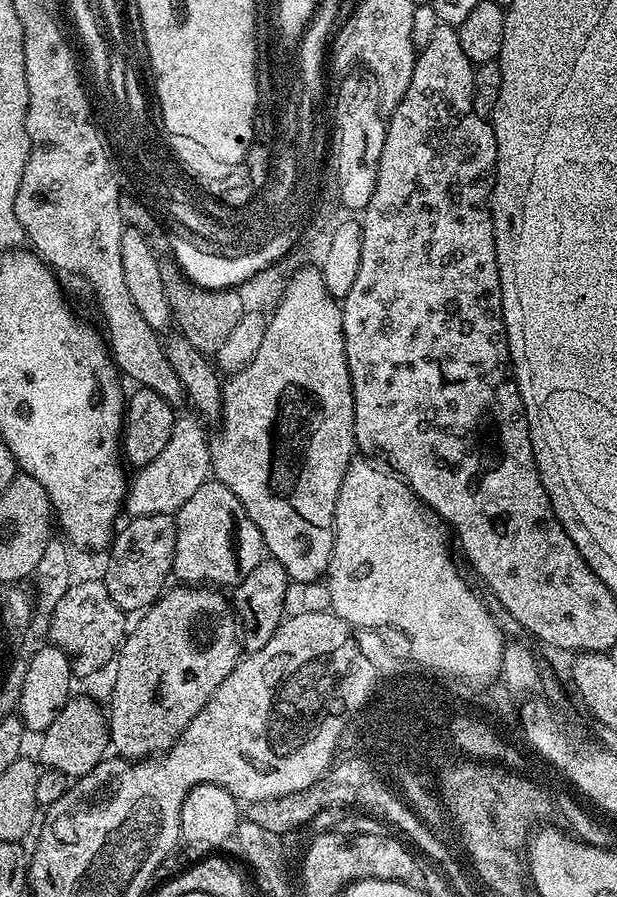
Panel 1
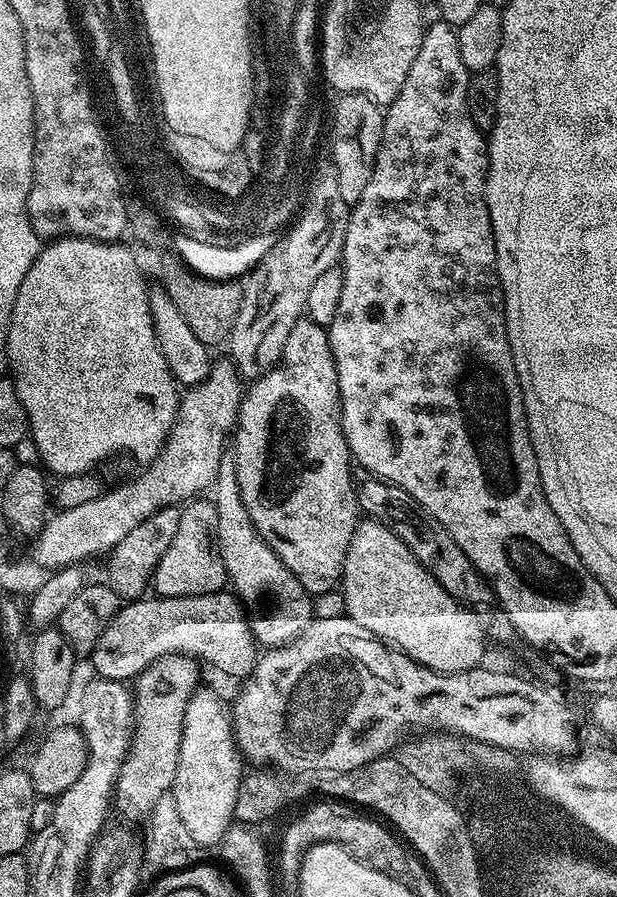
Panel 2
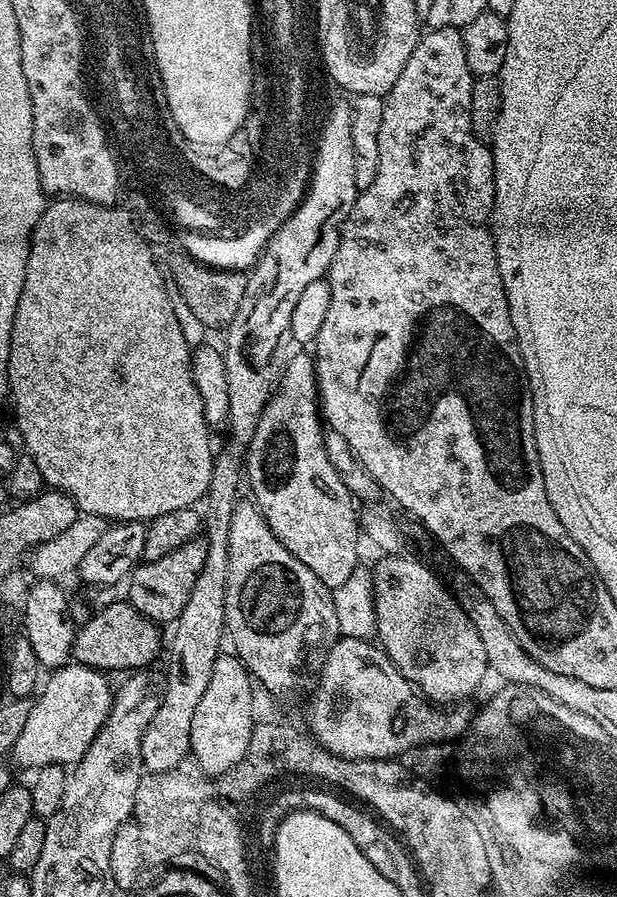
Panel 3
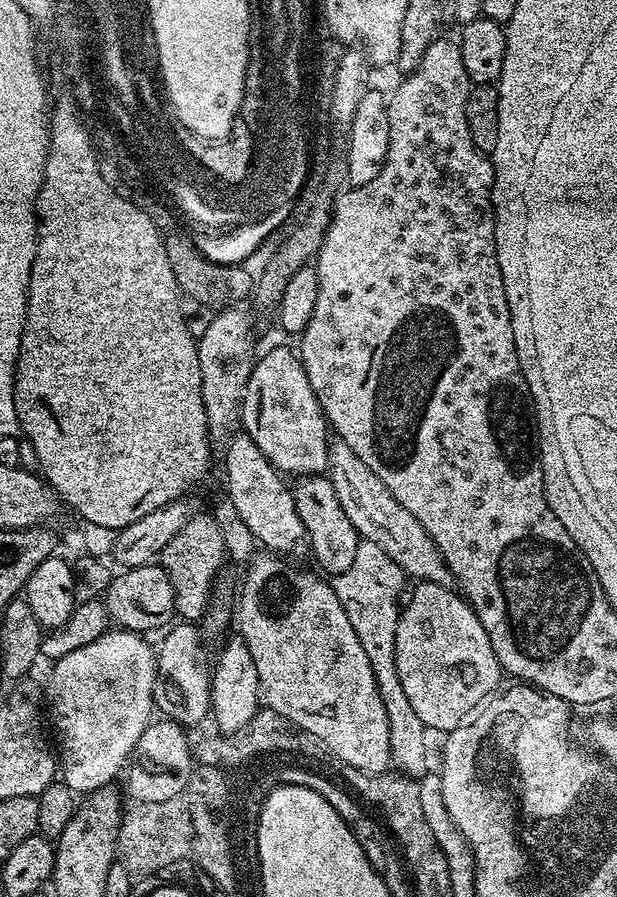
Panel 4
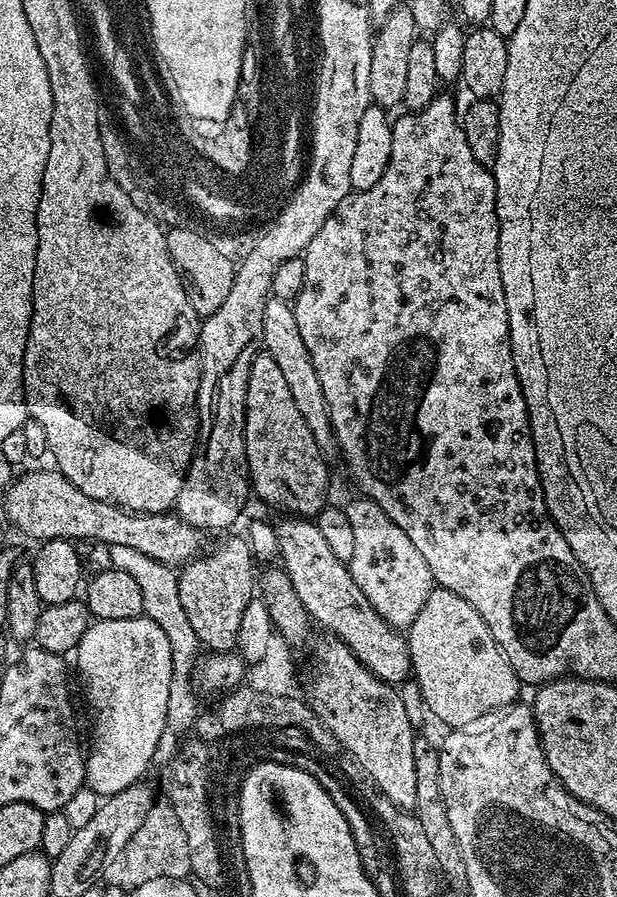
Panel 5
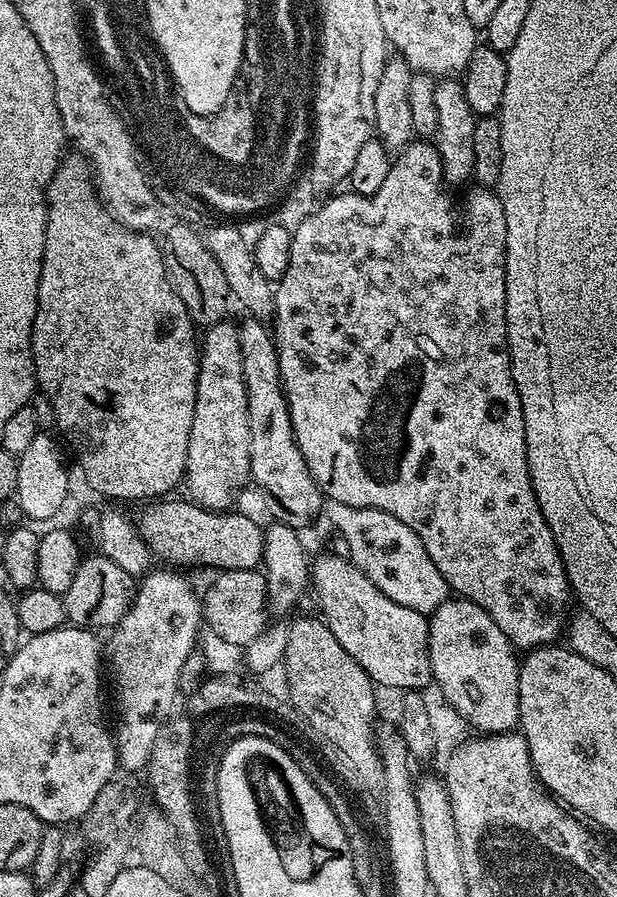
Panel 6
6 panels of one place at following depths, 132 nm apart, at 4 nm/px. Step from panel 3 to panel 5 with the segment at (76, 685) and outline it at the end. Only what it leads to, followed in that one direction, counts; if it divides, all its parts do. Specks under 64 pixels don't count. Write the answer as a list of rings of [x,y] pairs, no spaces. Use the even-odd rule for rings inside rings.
[[[146,615],[135,616],[132,620],[114,620],[101,623],[99,626],[90,626],[86,634],[78,642],[74,650],[76,656],[76,668],[80,671],[80,680],[84,683],[84,696],[88,699],[88,704],[92,707],[92,752],[87,753],[84,761],[84,775],[87,787],[93,788],[100,795],[100,798],[107,798],[126,790],[130,785],[145,779],[144,771],[153,767],[154,746],[158,746],[158,738],[162,735],[162,726],[166,726],[166,701],[170,698],[170,682],[172,681],[172,655],[170,654],[170,641],[166,638],[166,633],[158,622],[154,622]]]

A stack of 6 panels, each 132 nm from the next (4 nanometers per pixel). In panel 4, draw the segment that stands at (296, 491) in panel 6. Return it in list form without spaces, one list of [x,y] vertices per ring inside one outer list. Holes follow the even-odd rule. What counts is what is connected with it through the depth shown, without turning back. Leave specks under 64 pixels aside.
[[[272,348],[264,357],[252,365],[252,373],[244,387],[244,398],[240,402],[239,423],[244,424],[243,431],[266,454],[266,458],[276,467],[277,472],[289,477],[307,478],[327,473],[328,446],[330,443],[330,425],[324,419],[324,411],[316,397],[316,392],[306,378],[304,363],[295,351],[288,348]]]

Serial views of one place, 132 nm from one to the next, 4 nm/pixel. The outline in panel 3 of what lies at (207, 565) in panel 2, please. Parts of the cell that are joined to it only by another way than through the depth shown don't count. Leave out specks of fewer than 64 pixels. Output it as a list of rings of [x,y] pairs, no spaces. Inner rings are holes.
[[[203,539],[187,540],[178,550],[157,560],[141,562],[132,569],[127,577],[128,593],[126,599],[148,620],[155,620],[157,625],[171,625],[182,614],[186,602],[190,602],[190,590],[202,570],[206,566],[208,545]]]

